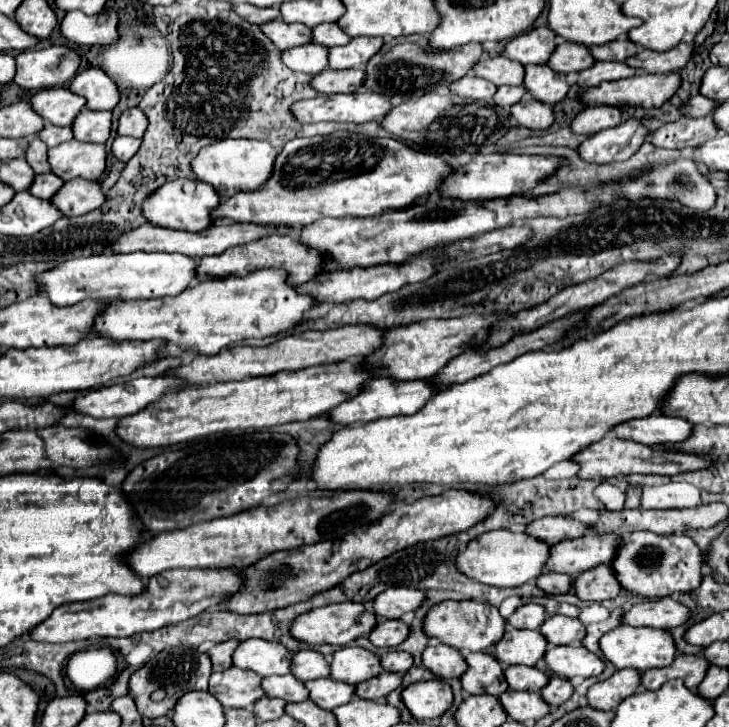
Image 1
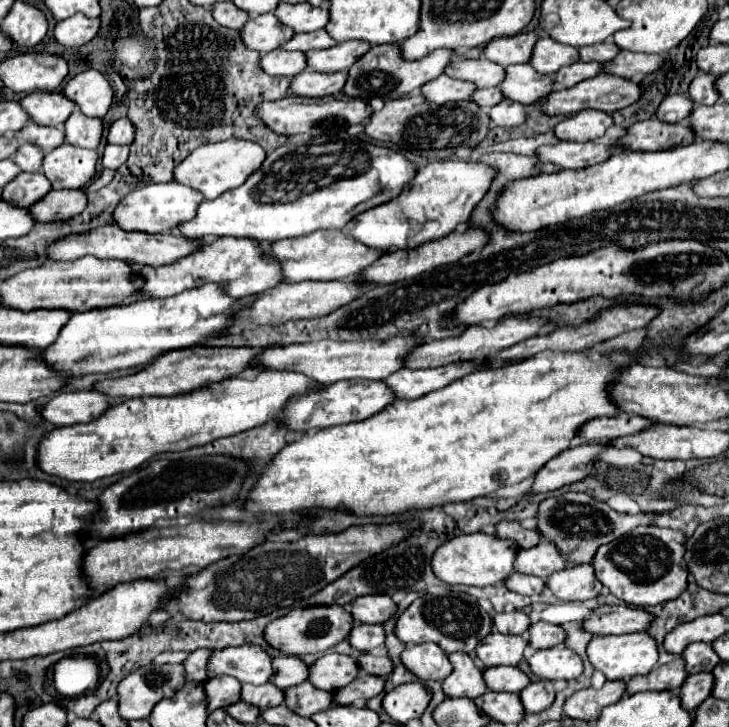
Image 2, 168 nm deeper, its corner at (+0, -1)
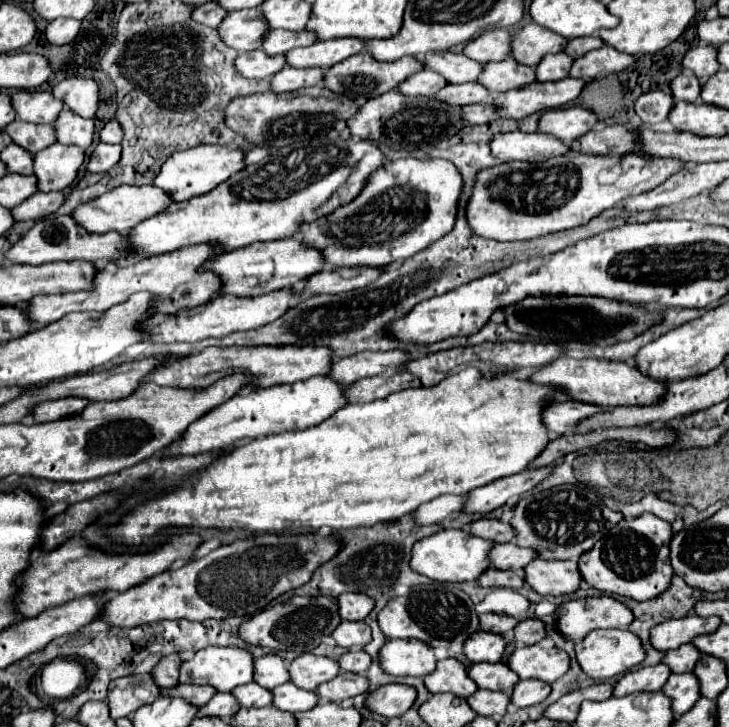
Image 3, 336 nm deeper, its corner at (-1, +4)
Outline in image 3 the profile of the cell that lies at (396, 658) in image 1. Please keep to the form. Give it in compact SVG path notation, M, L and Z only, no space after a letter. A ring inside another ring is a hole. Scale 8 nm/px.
M360 650L360 652L346 652L338 662L340 662L342 670L346 670L346 672L360 672L362 674L362 672L366 672L370 668L372 658L370 658L370 654Z

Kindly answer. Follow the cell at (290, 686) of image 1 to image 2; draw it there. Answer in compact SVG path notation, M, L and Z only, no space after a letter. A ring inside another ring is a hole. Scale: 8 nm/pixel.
M271 681L263 683L259 687L255 687L255 685L243 685L241 699L247 701L249 705L259 707L261 711L265 711L269 707L277 707L277 705L283 703L283 691L279 687L275 687Z

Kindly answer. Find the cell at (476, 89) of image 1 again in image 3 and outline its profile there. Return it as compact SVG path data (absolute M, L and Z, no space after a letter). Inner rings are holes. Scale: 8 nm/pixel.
M426 68L418 74L412 74L402 86L400 86L400 92L402 94L410 94L410 96L434 96L438 94L440 88L448 86L448 82L434 70Z

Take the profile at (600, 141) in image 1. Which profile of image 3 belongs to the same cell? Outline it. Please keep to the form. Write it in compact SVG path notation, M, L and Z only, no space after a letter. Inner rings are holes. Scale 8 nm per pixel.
M508 132L508 134L496 134L490 142L492 156L498 162L510 162L510 160L524 160L524 162L540 162L552 156L562 156L570 152L570 146L562 140L534 132Z

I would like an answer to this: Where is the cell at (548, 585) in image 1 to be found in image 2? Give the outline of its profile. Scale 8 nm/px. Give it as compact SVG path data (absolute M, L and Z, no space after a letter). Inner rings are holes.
M513 573L509 575L509 579L505 579L505 587L509 587L515 593L521 595L539 595L545 589L545 581L533 575L521 575L521 573Z

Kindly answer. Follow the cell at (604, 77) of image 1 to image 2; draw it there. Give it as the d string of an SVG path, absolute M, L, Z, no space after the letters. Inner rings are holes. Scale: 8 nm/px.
M577 61L569 67L561 67L561 71L555 73L555 83L561 87L573 87L577 85L581 79L589 79L601 73L601 63L583 63Z

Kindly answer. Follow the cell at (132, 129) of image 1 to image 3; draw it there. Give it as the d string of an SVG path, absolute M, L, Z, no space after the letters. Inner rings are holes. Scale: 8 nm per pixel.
M110 120L110 122L102 128L102 132L100 132L100 140L102 140L102 142L108 142L108 144L120 144L122 138L124 138L122 126L120 126L120 122L116 122L116 120Z

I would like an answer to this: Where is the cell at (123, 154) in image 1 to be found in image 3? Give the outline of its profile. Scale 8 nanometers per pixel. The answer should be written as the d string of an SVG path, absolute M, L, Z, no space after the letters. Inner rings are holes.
M100 142L94 150L94 154L90 156L88 160L88 170L90 172L102 172L106 174L118 160L120 160L120 152L122 152L122 146L120 144L104 144Z

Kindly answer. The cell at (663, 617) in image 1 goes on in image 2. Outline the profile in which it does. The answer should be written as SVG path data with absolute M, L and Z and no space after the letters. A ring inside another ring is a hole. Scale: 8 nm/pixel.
M601 605L583 619L583 629L593 635L637 633L647 631L653 619L651 613L629 605Z

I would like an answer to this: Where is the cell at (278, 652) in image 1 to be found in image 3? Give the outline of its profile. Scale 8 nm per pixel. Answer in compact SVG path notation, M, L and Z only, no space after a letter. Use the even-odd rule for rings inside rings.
M208 646L194 654L192 660L186 660L180 670L180 682L192 684L210 684L218 692L232 692L240 684L254 682L254 656L248 650L236 646Z

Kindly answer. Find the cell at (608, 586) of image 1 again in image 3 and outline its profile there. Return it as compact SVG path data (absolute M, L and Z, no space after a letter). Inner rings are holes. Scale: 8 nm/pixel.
M534 560L532 566L526 566L526 582L542 596L566 596L574 594L576 590L568 588L580 588L582 574L578 574L578 562L576 560L564 560L564 562L550 562L550 560Z

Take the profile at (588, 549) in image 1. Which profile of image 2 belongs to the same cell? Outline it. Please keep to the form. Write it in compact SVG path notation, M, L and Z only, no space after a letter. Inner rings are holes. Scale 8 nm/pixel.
M541 541L537 547L521 549L515 559L515 571L525 575L535 575L541 579L547 579L551 573L561 571L567 567L567 561L559 555L557 547L553 543Z

